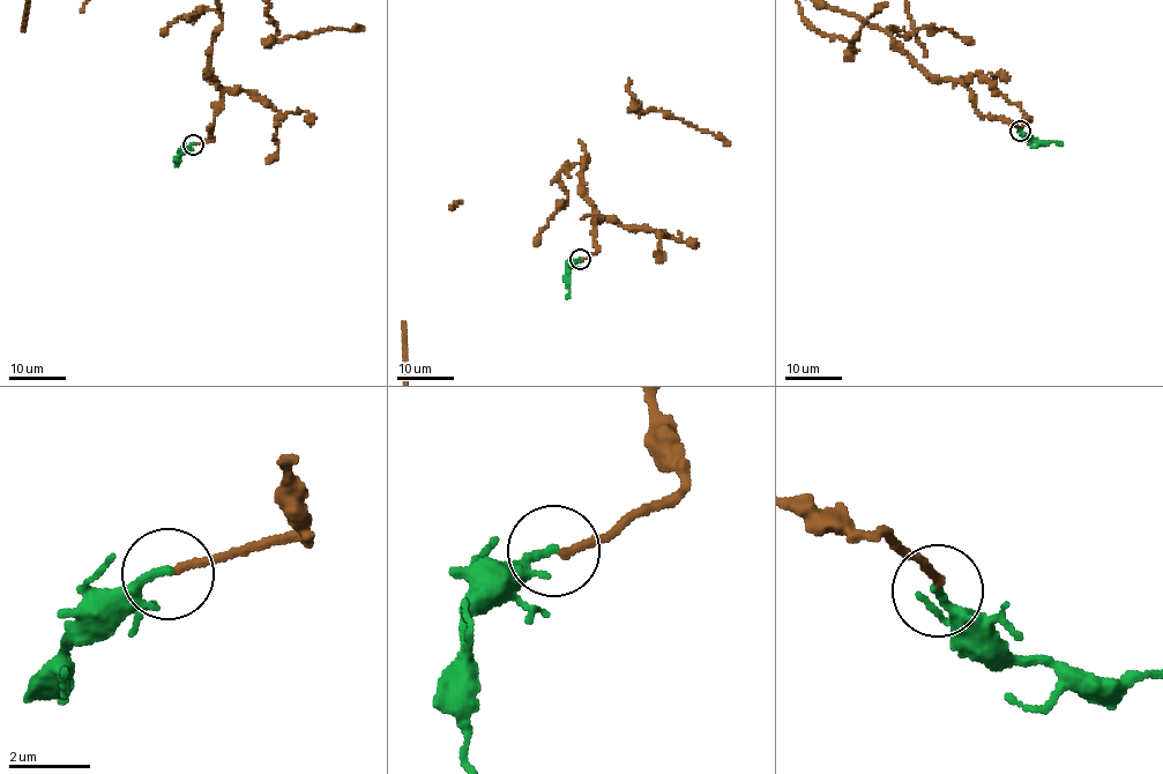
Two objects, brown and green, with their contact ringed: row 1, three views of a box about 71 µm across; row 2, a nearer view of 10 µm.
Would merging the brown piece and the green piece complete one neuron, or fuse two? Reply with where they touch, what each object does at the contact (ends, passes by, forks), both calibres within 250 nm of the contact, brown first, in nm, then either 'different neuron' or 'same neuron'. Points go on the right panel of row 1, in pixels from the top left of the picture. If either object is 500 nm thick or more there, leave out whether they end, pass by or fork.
(1020, 131) | brown ends | green ends | 190/220 nm | different neuron

